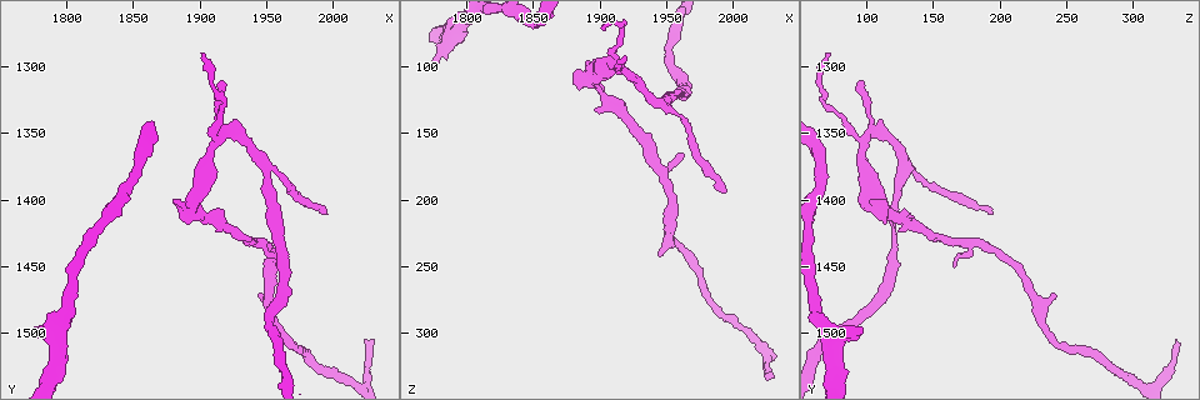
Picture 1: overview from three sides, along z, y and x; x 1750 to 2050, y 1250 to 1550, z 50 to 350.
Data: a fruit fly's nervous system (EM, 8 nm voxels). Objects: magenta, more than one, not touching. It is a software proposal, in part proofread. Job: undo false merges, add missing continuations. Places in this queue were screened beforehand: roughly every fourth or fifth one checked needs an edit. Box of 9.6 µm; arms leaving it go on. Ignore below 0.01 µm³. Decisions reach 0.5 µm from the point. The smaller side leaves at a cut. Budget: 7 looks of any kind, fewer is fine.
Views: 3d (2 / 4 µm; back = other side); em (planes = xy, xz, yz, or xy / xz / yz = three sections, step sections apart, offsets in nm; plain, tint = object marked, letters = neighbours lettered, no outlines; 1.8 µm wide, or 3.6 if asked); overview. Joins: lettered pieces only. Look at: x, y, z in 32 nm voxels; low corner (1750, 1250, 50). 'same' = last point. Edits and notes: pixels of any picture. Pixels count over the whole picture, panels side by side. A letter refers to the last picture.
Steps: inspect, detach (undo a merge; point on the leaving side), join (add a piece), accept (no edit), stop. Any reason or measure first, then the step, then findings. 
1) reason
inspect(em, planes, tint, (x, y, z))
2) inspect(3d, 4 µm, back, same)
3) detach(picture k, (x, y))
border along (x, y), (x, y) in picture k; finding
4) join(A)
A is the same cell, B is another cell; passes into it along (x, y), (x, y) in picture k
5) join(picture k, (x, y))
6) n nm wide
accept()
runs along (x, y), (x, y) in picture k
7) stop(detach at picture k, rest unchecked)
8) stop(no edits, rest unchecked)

an open end
inspect(em, xz, step 8, letters, (1882, 1400, 114))

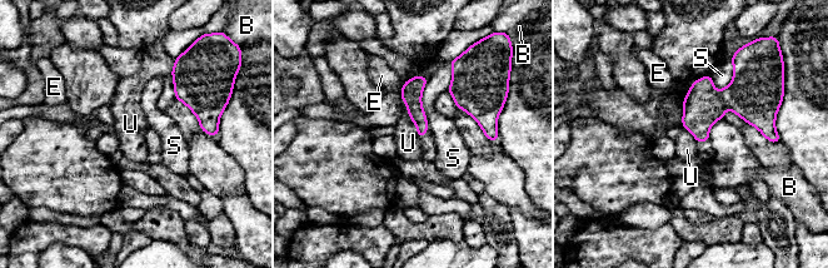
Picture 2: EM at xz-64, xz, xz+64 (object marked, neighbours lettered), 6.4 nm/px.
S touches over 340 nm
accept()
B, E, S and U are other cells; runs along (420, 79), (415, 85), (420, 133) in picture 2; none of them fits

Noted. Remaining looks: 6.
abrupt turn
inspect(3d, 4 µm, (1914, 1356, 100))

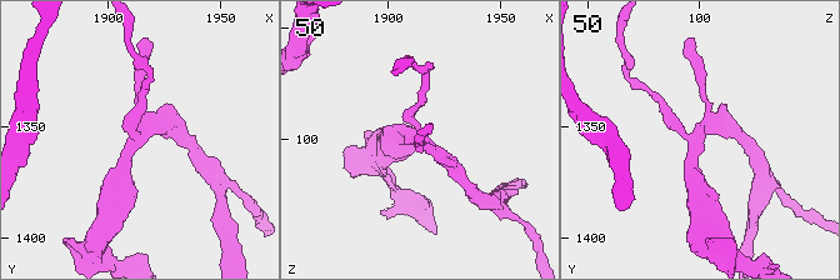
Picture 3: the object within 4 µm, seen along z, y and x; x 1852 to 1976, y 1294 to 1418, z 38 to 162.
4 arms; need the tissue
inspect(em, 3.6 µm, xy, step 8, tint, (1914, 1357, 99))

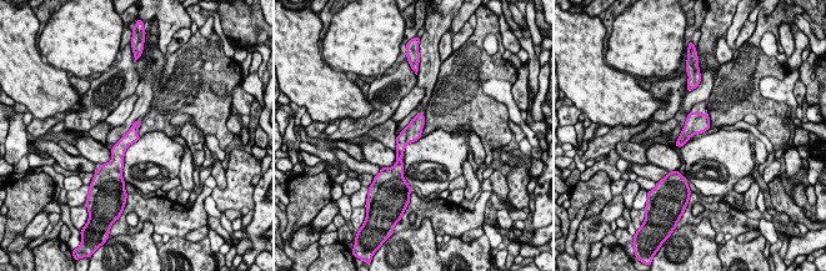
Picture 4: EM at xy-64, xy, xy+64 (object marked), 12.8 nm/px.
inspect(em, 3.6 µm, planes, letters, same)

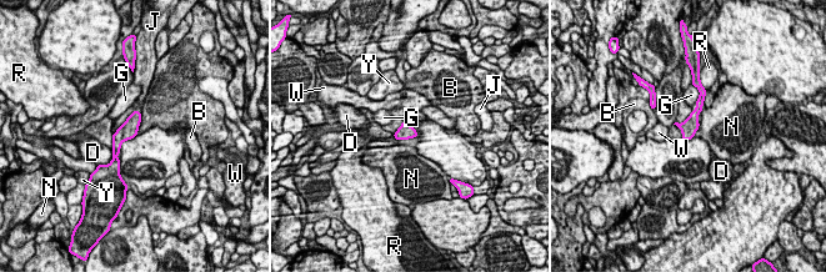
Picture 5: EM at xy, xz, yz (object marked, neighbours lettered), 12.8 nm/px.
200 nm wide
accept()
B, D, G, J, N, R, W and Y are other cells; border along (134, 110), (113, 135) in picture 5; all the same neuron

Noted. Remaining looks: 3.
end of a long branch
inspect(em, 3.6 µm, planes, letters, (1994, 1410, 192))

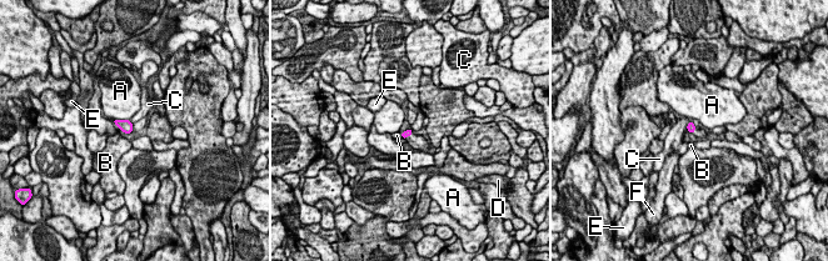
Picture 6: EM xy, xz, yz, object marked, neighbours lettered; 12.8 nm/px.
90 nm wide
join(D)
D is the same cell, A, B, C, E and F are other cells; passes into it along (405, 134), (408, 135), (418, 142) in picture 6; the neuron continues

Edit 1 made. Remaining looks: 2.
stop(join at picture 6, rest unchecked)

